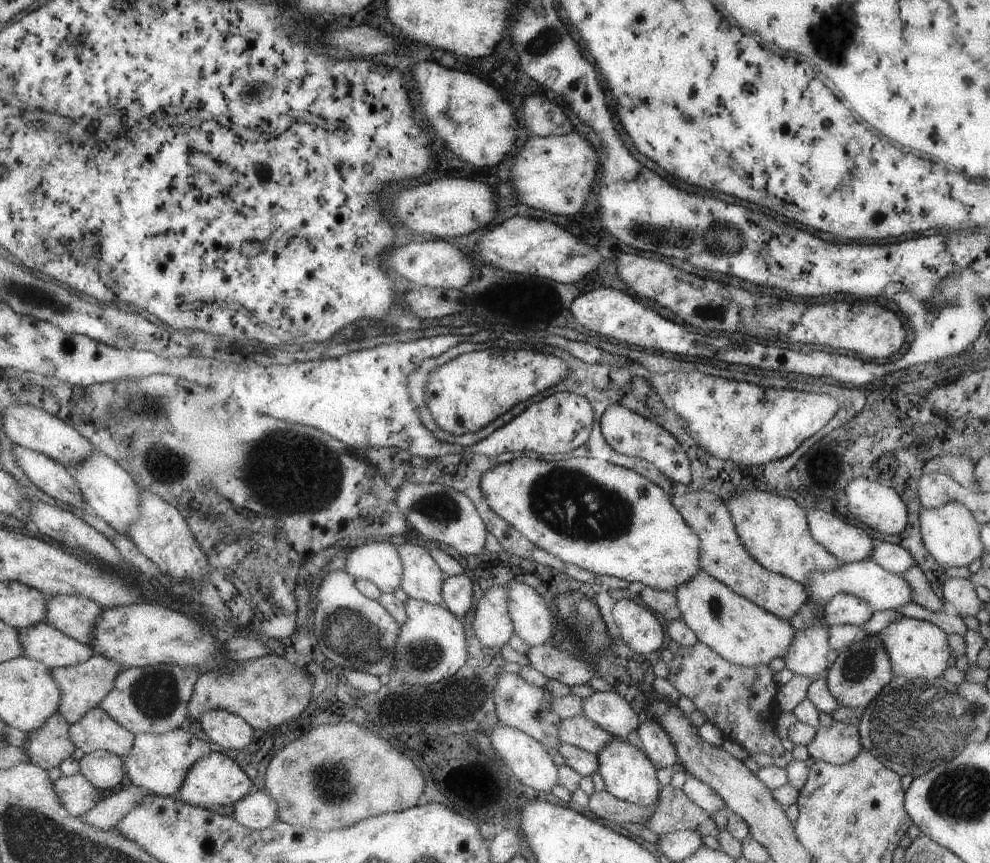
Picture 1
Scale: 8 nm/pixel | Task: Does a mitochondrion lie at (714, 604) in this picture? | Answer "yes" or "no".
yes

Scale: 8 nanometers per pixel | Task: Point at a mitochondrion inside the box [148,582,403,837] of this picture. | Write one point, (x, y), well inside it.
(350, 626)

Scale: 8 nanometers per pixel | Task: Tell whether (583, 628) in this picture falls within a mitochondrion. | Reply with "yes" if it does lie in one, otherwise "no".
yes

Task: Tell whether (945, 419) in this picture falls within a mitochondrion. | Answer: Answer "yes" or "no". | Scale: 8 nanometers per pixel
no

